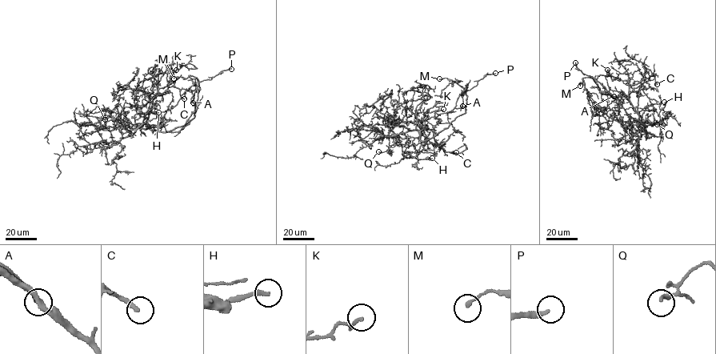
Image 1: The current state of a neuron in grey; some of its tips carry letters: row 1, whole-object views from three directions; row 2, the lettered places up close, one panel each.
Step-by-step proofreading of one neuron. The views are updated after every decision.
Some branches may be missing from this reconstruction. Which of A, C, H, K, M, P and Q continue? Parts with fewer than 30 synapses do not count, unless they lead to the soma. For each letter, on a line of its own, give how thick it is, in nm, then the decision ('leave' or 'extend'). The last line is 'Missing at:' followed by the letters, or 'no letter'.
A: 220 nm thick; extend
C: 240 nm thick; extend
H: 190 nm thick; leave
K: 120 nm thick; leave
M: 180 nm thick; leave
P: 220 nm thick; extend
Q: 240 nm thick; leave
Missing at: A, C, P

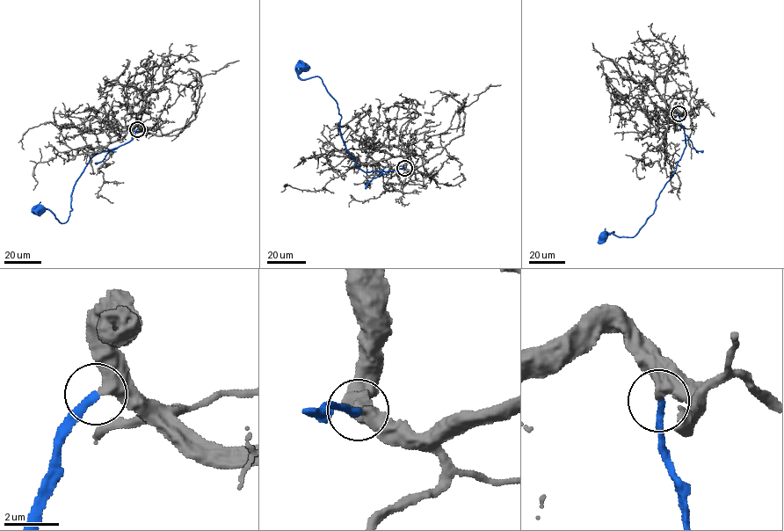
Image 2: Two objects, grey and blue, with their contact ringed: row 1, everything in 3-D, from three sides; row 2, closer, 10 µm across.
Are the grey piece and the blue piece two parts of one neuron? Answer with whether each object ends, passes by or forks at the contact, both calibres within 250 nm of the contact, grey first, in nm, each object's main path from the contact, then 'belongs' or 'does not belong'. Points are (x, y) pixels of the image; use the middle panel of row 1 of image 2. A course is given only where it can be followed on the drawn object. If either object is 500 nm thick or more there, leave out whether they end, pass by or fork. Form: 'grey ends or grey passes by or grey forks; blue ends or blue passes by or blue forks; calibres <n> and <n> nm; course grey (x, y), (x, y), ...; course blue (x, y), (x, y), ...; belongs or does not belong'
calibres 550 and 260 nm; course grey (405, 168), (423, 165), (463, 134), (463, 106), (450, 95), (456, 94), (443, 97), (431, 112), (424, 112); course blue (404, 168), (367, 171), (359, 168), (343, 141), (337, 103), (323, 79), (299, 76), (304, 65); belongs

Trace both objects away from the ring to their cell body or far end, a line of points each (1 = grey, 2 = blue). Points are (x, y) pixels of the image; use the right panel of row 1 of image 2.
1: (678, 113), (655, 106), (627, 72), (610, 60), (602, 61), (607, 83), (626, 103)
2: (678, 113), (686, 148), (656, 200), (654, 213), (634, 236), (617, 236), (613, 232), (601, 236)

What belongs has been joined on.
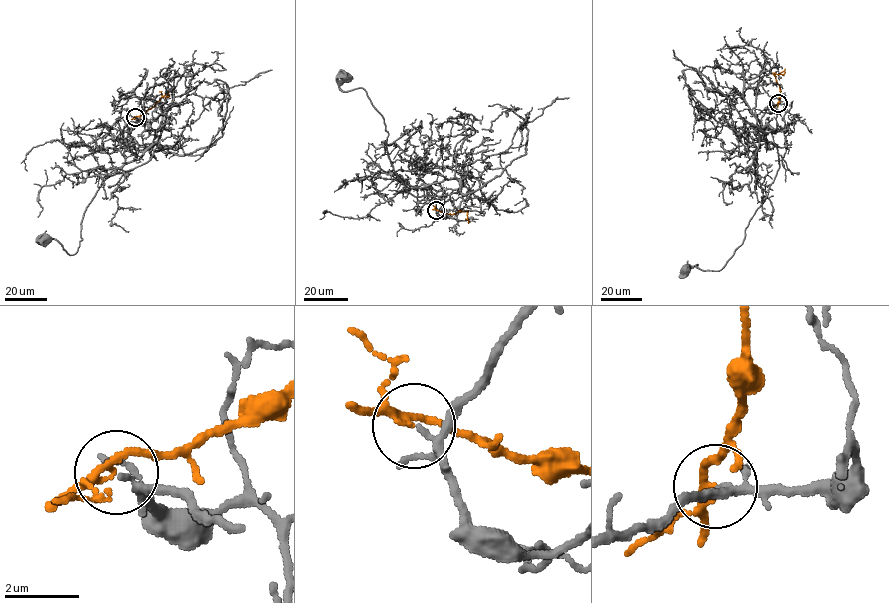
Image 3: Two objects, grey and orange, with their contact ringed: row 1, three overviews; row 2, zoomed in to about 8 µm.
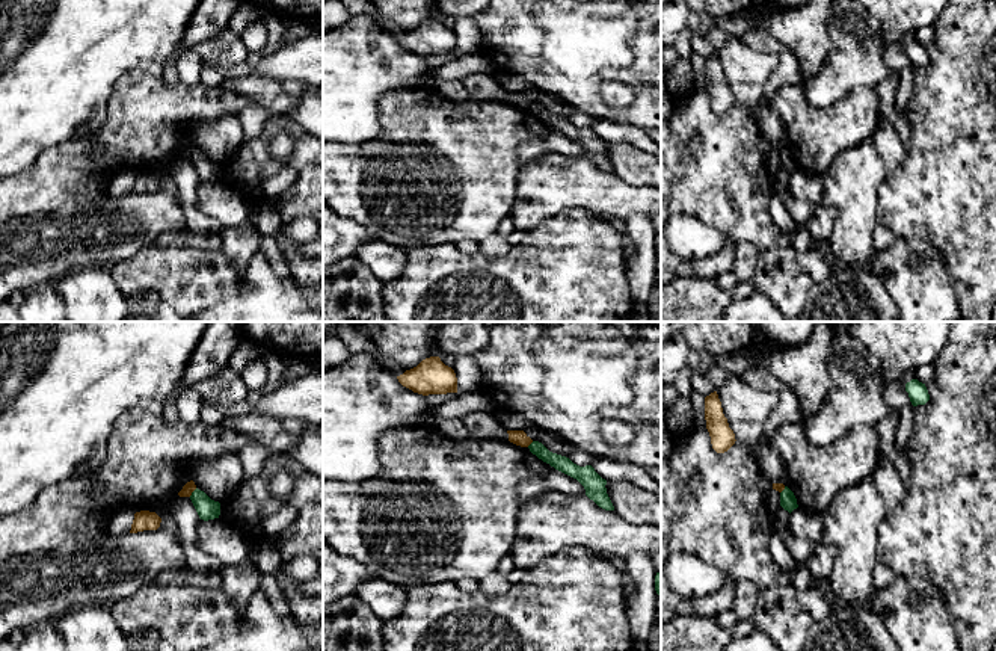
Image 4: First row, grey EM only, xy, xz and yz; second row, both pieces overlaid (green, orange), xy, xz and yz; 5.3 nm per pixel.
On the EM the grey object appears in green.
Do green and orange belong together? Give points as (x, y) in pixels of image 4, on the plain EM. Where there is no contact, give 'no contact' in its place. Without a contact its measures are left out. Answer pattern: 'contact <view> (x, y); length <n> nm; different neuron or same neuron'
contact xy (192, 154); length 60 nm; different neuron

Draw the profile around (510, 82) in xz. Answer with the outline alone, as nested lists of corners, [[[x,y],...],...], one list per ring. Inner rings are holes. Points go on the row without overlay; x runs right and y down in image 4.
[[[500,71],[495,74],[496,83],[507,92],[533,91],[533,85],[522,76]]]

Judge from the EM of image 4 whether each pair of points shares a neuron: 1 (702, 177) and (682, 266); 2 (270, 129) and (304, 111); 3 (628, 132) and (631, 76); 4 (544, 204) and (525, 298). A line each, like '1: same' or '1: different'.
1: same
2: different
3: different
4: different

